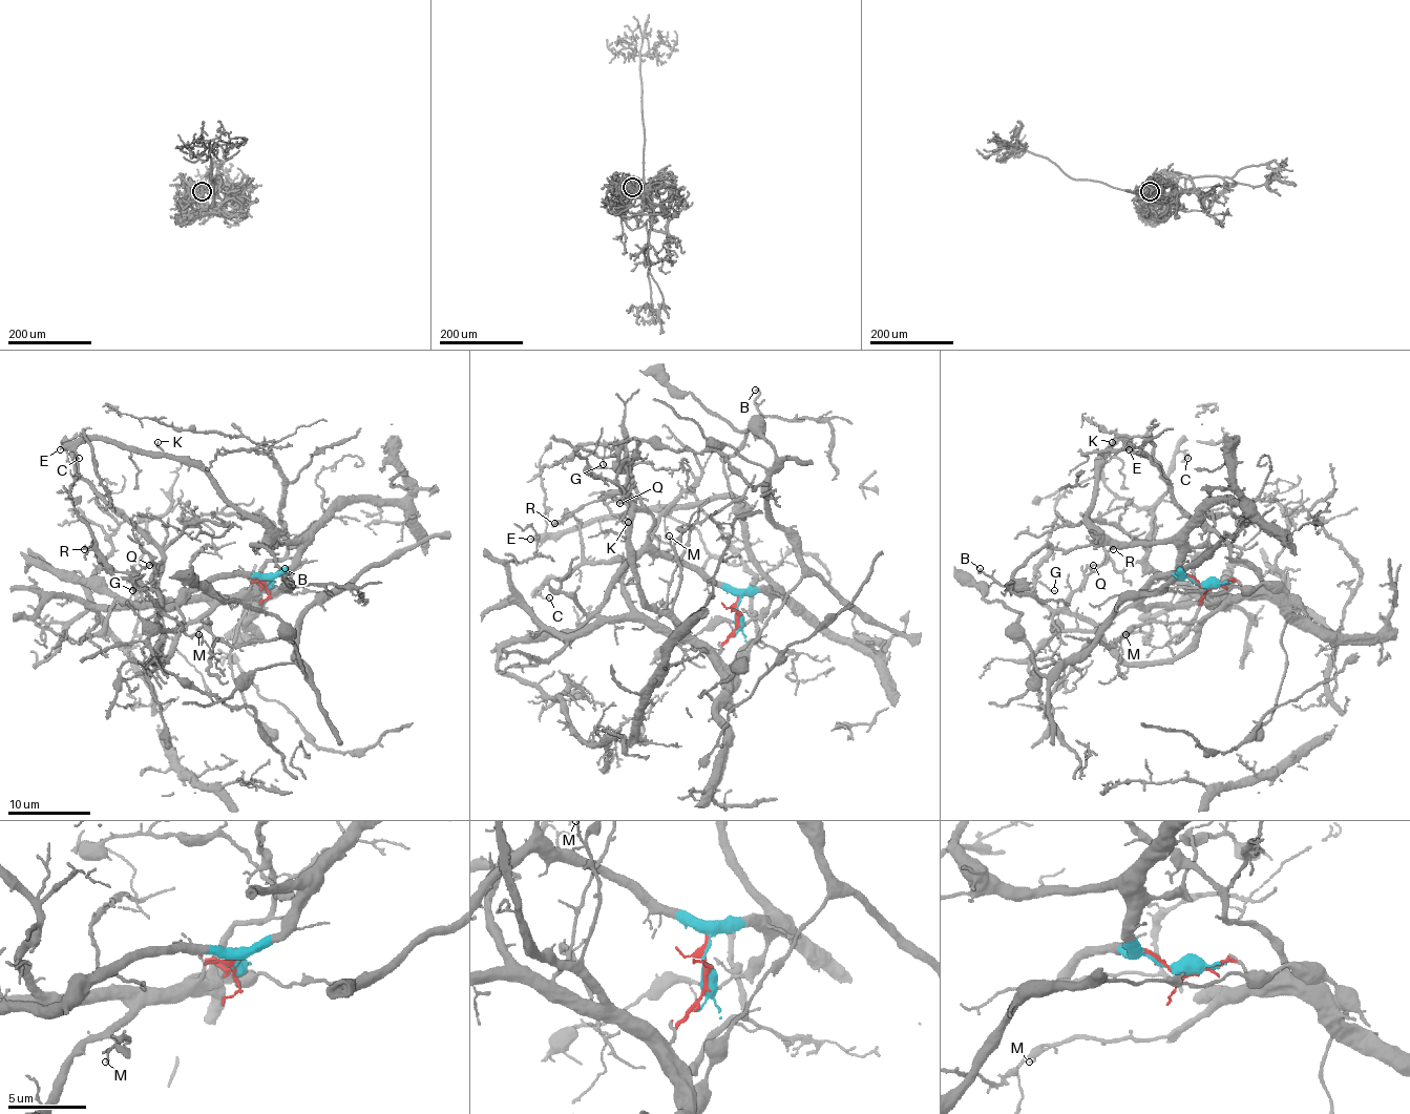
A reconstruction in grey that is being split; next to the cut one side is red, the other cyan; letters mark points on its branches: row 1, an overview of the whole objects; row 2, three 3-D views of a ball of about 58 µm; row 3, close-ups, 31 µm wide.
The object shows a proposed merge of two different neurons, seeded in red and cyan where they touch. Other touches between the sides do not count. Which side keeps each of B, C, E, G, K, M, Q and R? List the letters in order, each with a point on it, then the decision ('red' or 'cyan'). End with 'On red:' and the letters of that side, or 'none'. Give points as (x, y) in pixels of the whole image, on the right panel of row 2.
B: (980, 568) | cyan
C: (1187, 458) | red
E: (1129, 449) | cyan
G: (1054, 590) | red
K: (1112, 442) | cyan
M: (1126, 634) | red
Q: (1093, 565) | red
R: (1113, 549) | red
On red: C, G, M, Q, R

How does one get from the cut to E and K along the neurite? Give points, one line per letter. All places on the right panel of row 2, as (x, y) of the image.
E: (1204, 585), (1185, 574), (1181, 553), (1173, 543), (1115, 543), (1088, 522), (1098, 460), (1119, 439), (1130, 449)
K: (1204, 585), (1194, 583), (1185, 574), (1181, 553), (1173, 543), (1115, 543), (1088, 522), (1098, 456), (1113, 441)

